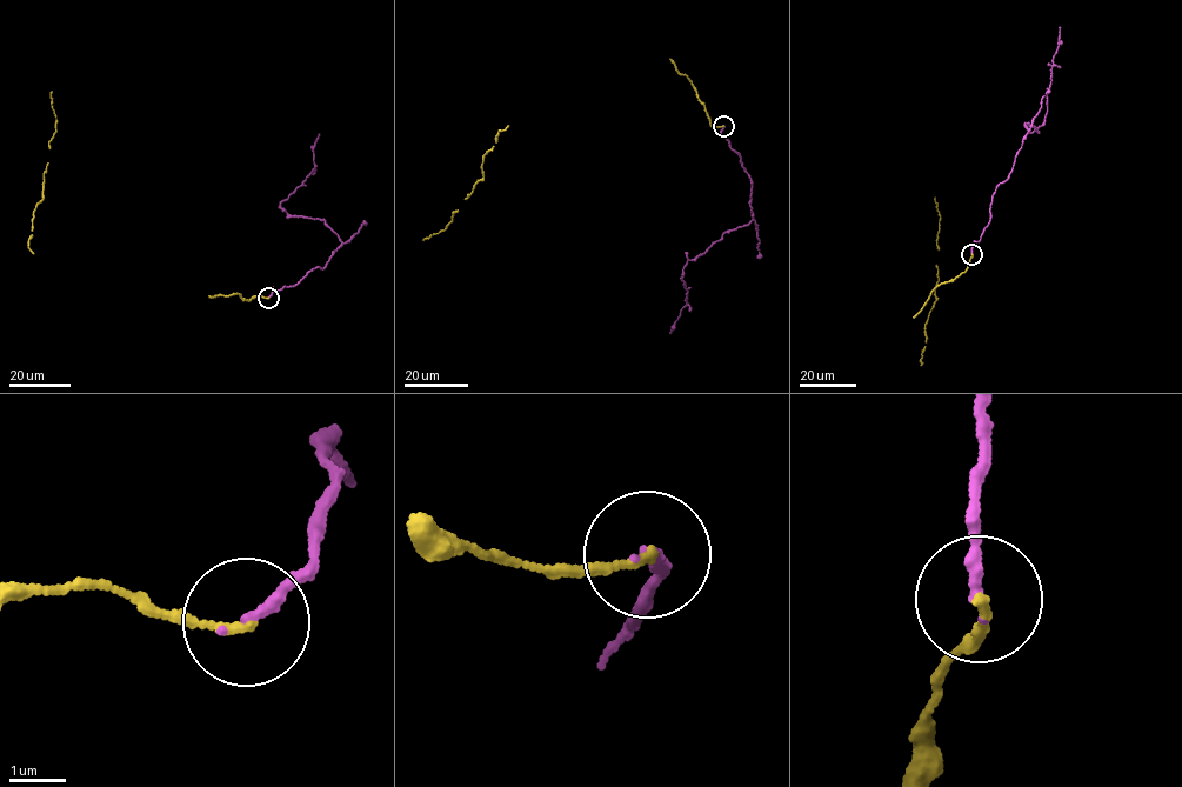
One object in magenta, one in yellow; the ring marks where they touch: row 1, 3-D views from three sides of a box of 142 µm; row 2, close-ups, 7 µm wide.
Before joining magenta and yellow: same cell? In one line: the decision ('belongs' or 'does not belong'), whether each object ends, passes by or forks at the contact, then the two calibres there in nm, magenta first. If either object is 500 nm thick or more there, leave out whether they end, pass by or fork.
belongs | magenta ends | yellow ends | 190/150 nm

